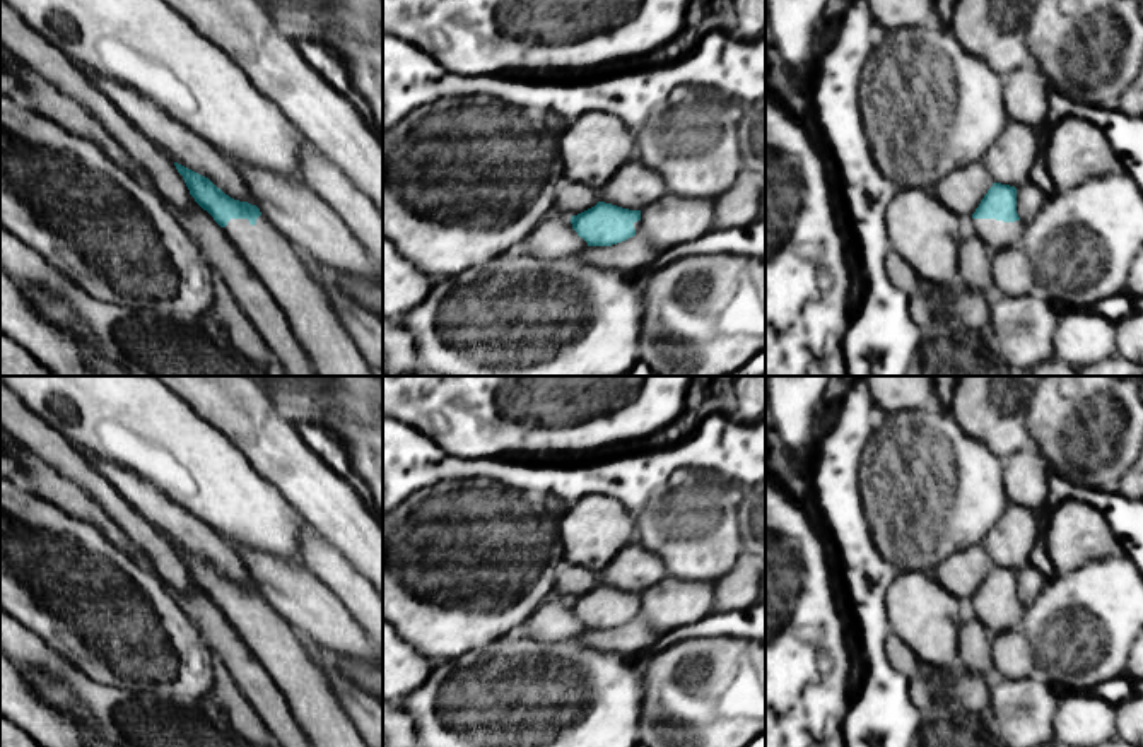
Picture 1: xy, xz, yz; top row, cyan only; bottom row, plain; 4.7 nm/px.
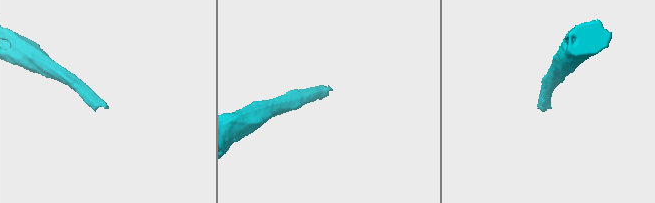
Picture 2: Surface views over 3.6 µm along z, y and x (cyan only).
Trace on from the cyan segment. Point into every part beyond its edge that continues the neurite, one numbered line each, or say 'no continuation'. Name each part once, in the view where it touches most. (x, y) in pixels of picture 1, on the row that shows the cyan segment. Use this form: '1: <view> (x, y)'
1: yz (996, 235)

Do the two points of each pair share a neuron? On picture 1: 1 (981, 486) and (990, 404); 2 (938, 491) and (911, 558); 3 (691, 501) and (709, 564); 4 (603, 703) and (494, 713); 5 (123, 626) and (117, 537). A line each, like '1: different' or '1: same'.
1: different
2: same
3: same
4: same
5: different

